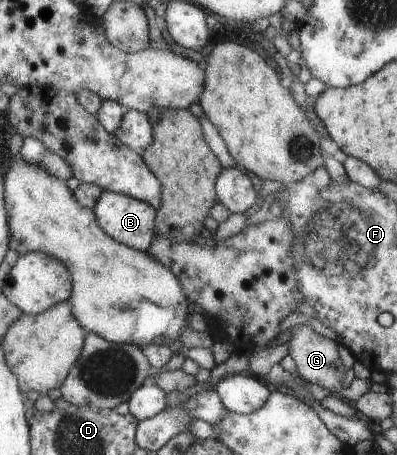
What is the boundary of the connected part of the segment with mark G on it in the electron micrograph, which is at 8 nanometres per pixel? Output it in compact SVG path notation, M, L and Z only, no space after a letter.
M304 324L290 328L286 341L288 354L294 364L296 373L304 381L324 387L330 394L341 388L344 366L337 354L337 343L317 334Z

